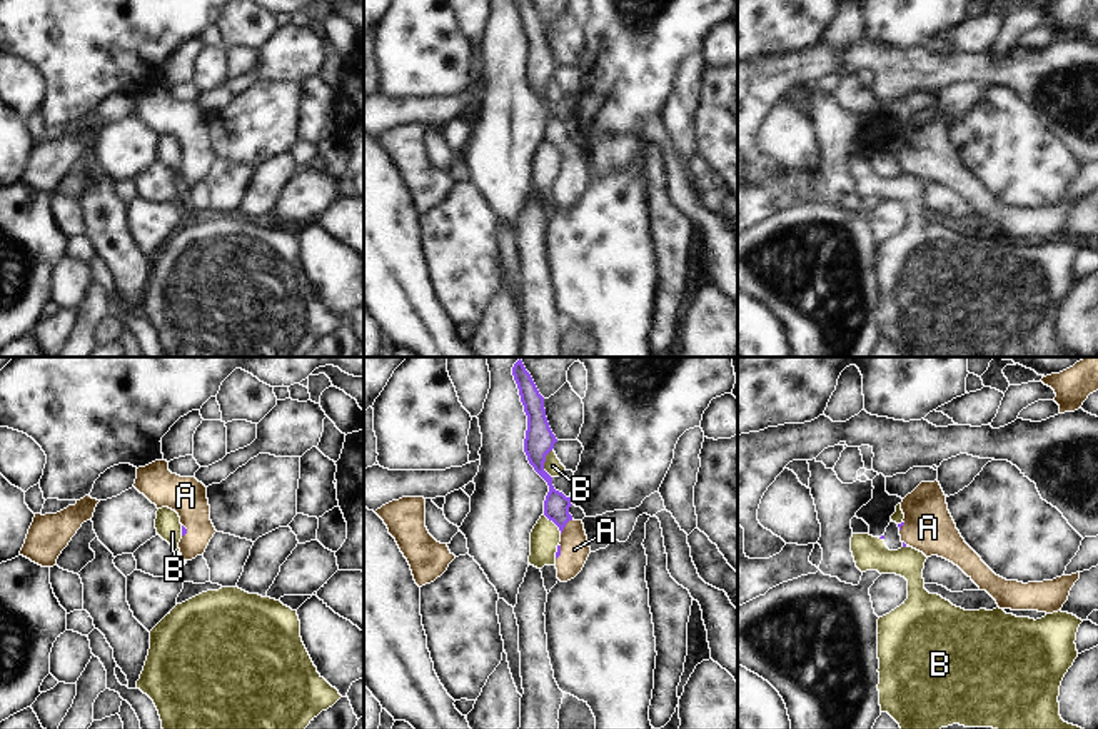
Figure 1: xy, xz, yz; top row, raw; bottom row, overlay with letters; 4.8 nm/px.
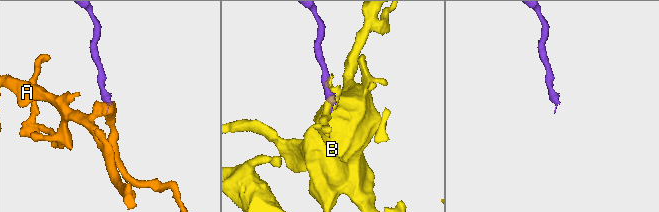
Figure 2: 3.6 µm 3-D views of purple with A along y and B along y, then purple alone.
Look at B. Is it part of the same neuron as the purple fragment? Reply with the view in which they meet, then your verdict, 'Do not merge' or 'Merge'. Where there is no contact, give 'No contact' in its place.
Touches purple in xz. Do not merge

